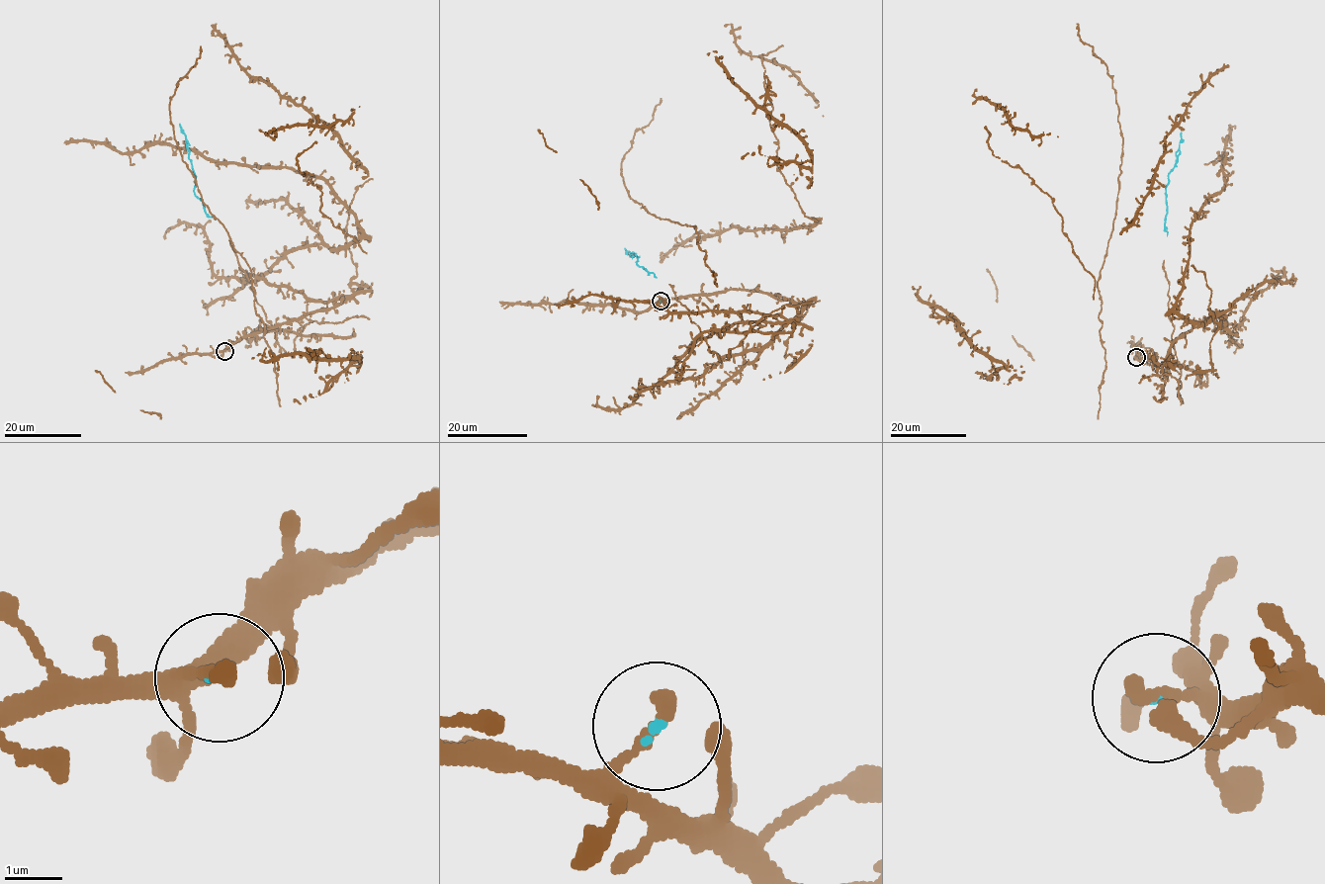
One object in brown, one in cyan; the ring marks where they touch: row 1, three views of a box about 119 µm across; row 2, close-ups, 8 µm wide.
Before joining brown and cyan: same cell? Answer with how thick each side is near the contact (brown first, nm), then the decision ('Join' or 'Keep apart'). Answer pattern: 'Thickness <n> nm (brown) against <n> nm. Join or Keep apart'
Thickness 280 nm (brown) against 70 nm. Join

